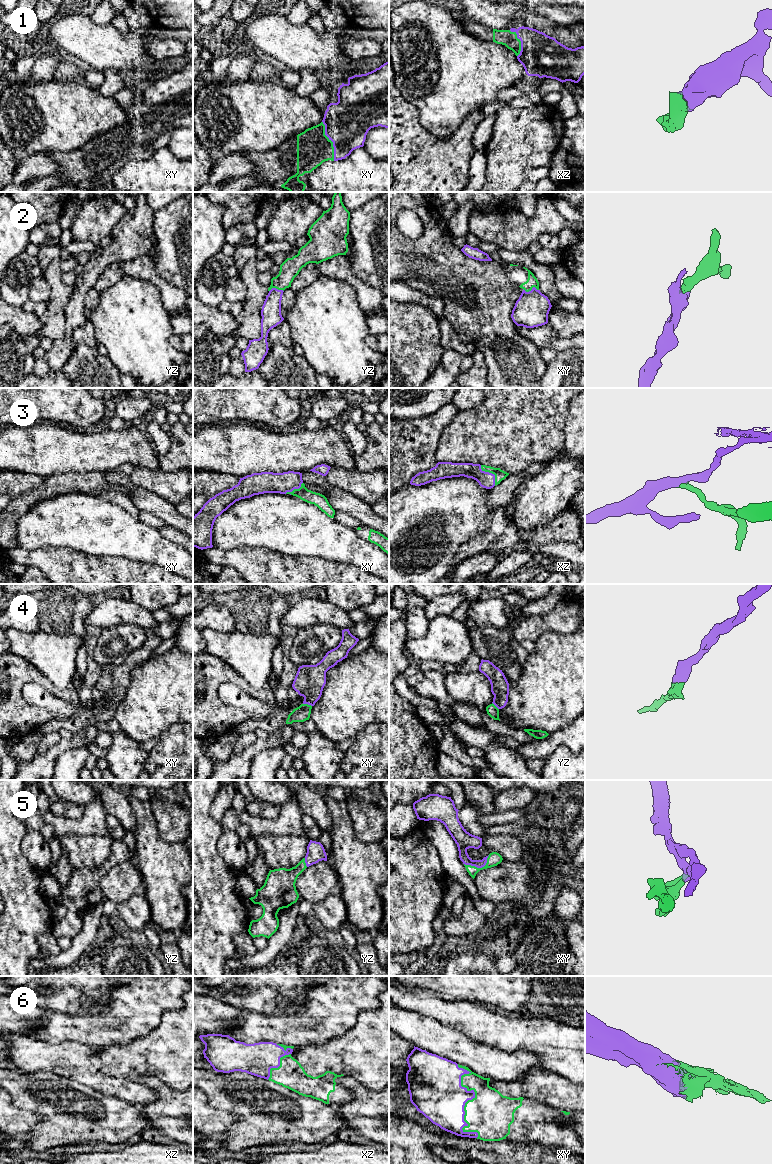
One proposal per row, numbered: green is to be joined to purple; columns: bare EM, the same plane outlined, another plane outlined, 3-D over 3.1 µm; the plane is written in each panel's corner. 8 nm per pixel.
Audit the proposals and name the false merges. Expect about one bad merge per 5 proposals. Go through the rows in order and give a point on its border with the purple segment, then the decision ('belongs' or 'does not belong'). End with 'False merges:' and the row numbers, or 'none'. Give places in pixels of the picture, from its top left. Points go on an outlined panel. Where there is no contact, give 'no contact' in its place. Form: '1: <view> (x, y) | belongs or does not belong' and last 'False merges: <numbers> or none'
1: xy (331, 140) | belongs
2: xy (532, 289) | belongs
3: xz (491, 473) | belongs
4: xy (307, 703) | belongs
5: xy (479, 867) | belongs
6: xy (470, 1099) | belongs
False merges: none

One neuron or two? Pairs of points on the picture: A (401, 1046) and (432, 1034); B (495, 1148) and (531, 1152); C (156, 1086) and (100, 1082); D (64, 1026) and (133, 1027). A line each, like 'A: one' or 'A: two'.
A: two
B: one
C: two
D: one

